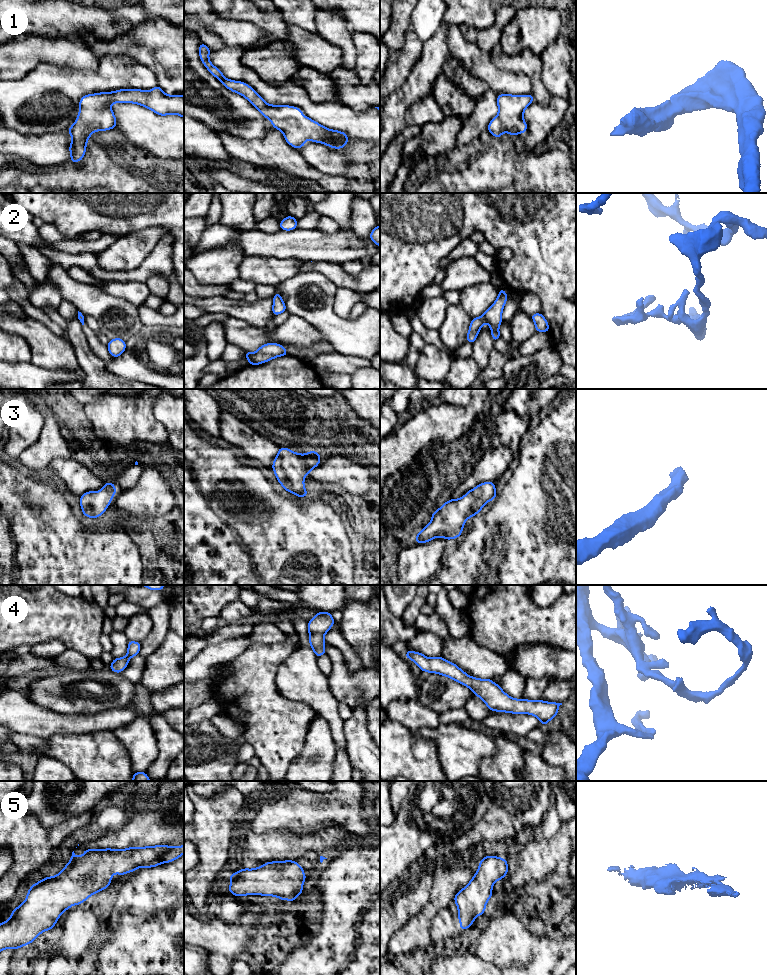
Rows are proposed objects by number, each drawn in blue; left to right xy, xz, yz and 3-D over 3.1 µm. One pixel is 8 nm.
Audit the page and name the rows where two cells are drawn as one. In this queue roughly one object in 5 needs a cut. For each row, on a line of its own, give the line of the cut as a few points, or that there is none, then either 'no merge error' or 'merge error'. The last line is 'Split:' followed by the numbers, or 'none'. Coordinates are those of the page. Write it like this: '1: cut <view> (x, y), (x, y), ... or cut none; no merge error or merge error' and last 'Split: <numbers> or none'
1: cut none; no merge error
2: cut none; no merge error
3: cut none; no merge error
4: cut none; no merge error
5: cut none; no merge error
Split: none

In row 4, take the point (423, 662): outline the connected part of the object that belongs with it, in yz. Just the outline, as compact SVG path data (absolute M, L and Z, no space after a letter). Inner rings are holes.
M406 650L405 658L416 663L421 671L437 673L465 685L481 698L491 711L530 714L537 717L545 726L558 715L558 708L562 705L562 703L542 700L514 699L491 679L471 677L457 665L442 657L428 658L422 653Z

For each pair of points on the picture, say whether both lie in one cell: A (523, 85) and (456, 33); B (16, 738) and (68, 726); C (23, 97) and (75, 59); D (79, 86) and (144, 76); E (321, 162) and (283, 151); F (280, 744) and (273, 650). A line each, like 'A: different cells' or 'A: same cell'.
A: same cell
B: different cells
C: different cells
D: same cell
E: different cells
F: same cell

